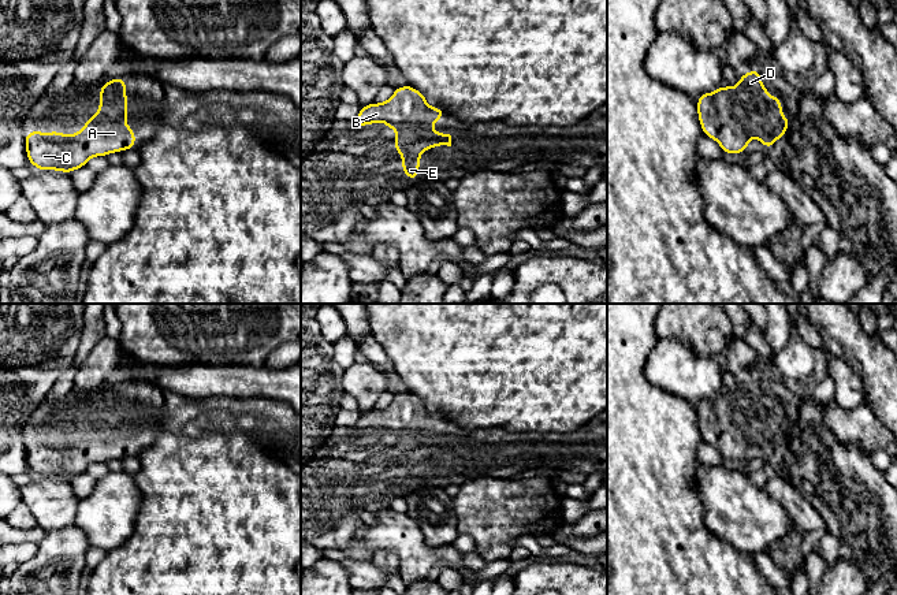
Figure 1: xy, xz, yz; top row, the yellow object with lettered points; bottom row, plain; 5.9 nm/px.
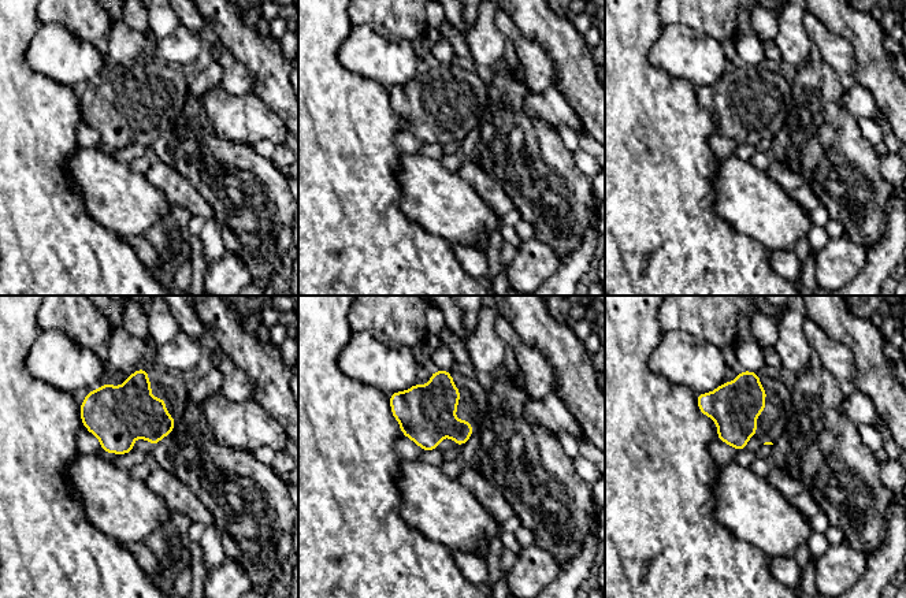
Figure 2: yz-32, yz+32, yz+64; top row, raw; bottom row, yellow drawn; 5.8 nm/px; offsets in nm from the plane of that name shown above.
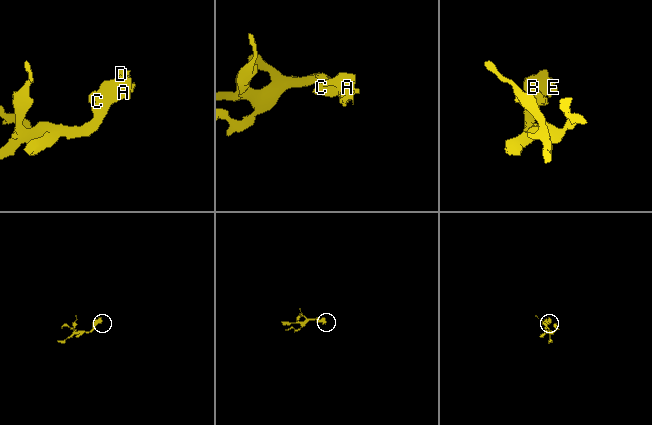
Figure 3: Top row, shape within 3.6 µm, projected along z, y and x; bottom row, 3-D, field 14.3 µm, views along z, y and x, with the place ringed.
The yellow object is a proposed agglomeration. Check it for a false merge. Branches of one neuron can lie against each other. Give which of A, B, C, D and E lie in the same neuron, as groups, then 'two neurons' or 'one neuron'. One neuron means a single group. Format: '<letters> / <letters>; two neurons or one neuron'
A B C D E; one neuron

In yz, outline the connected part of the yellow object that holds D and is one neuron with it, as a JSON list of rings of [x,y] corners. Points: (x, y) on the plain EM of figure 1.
[[[751,376],[740,382],[734,394],[721,393],[712,399],[701,399],[697,412],[697,423],[703,440],[715,446],[723,460],[738,461],[747,458],[751,445],[758,445],[766,455],[788,438],[790,425],[785,424],[781,405],[770,402],[760,386],[760,376]]]

